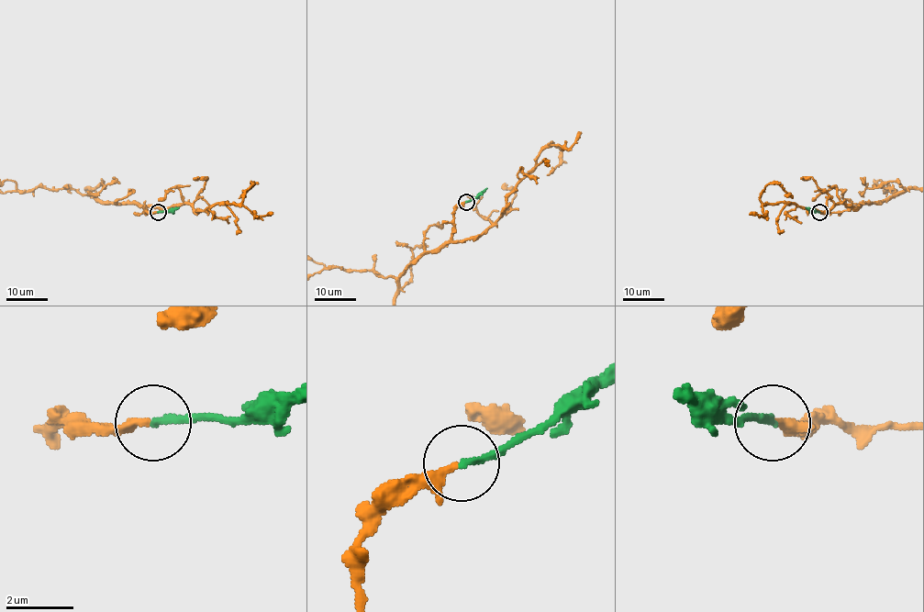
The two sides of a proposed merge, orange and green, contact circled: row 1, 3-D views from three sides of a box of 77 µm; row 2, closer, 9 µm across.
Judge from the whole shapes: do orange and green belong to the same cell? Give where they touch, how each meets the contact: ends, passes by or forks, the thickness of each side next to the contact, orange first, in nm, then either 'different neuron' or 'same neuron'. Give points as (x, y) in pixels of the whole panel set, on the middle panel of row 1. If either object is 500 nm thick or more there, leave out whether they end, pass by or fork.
(466, 202) | orange passes by | green ends | 190/180 nm | same neuron

